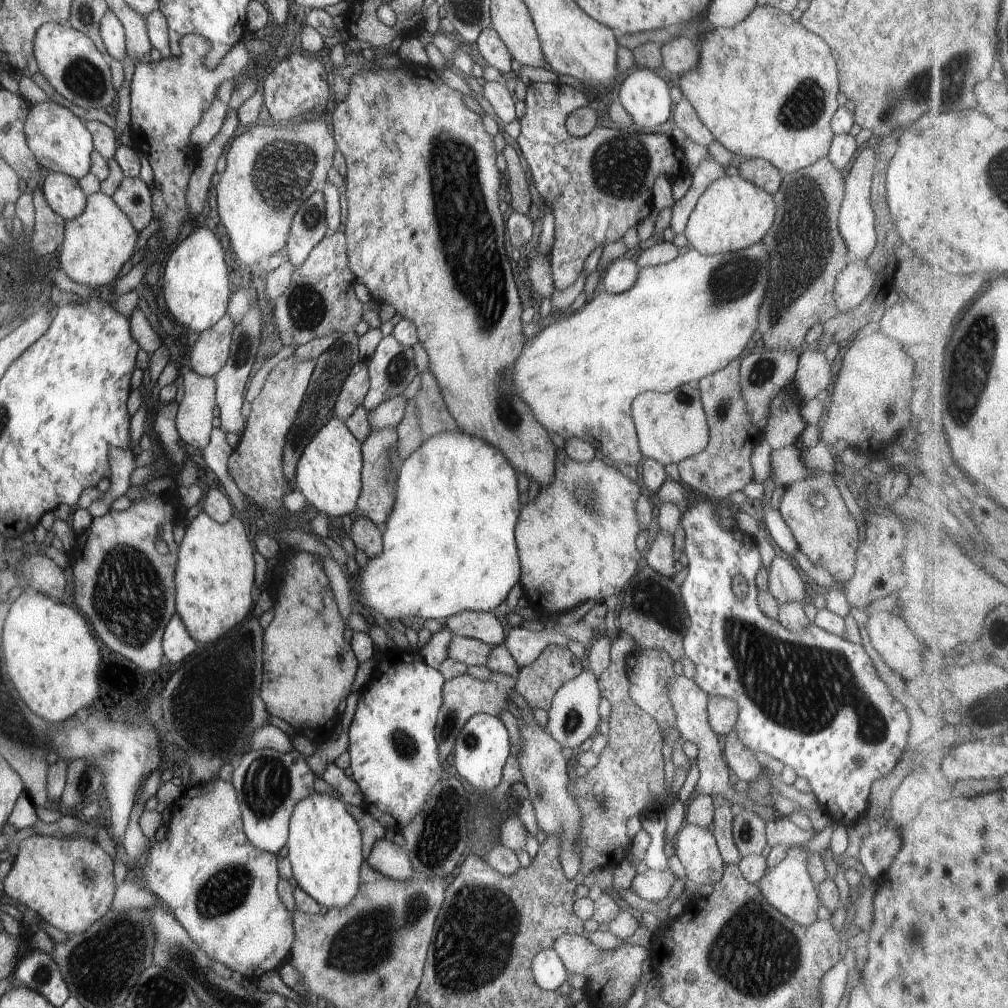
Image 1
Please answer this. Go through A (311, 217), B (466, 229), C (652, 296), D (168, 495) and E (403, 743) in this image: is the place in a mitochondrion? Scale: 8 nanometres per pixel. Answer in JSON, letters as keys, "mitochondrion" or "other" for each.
{"A":"mitochondrion","B":"mitochondrion","C":"other","D":"other","E":"mitochondrion"}

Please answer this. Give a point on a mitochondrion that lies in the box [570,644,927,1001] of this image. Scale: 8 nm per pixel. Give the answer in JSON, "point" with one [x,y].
{"point":[751,953]}

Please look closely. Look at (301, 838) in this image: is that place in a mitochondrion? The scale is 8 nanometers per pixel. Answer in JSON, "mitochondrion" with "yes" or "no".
{"mitochondrion":"no"}

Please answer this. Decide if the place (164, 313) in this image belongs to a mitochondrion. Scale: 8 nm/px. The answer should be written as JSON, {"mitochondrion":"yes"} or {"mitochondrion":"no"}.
{"mitochondrion":"no"}

